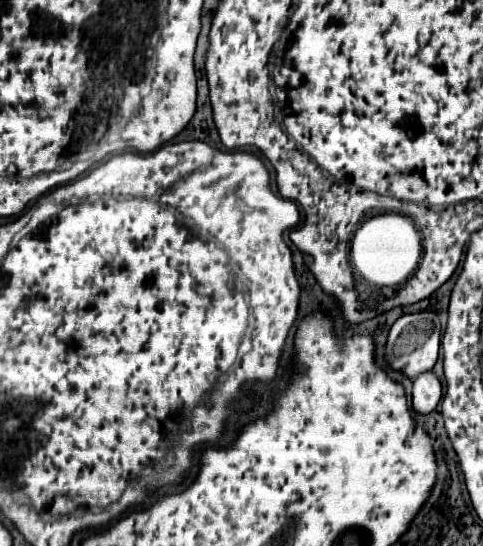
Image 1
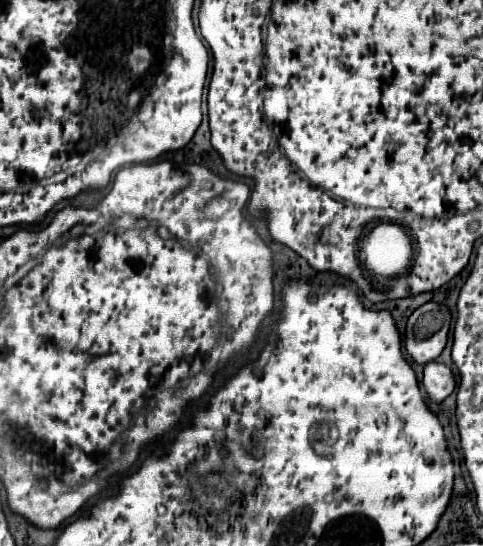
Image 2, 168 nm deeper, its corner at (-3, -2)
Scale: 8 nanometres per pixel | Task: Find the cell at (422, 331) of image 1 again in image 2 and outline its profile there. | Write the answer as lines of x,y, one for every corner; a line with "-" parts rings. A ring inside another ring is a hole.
426,302
412,312
406,324
406,350
418,364
436,360
448,340
452,312
446,304

